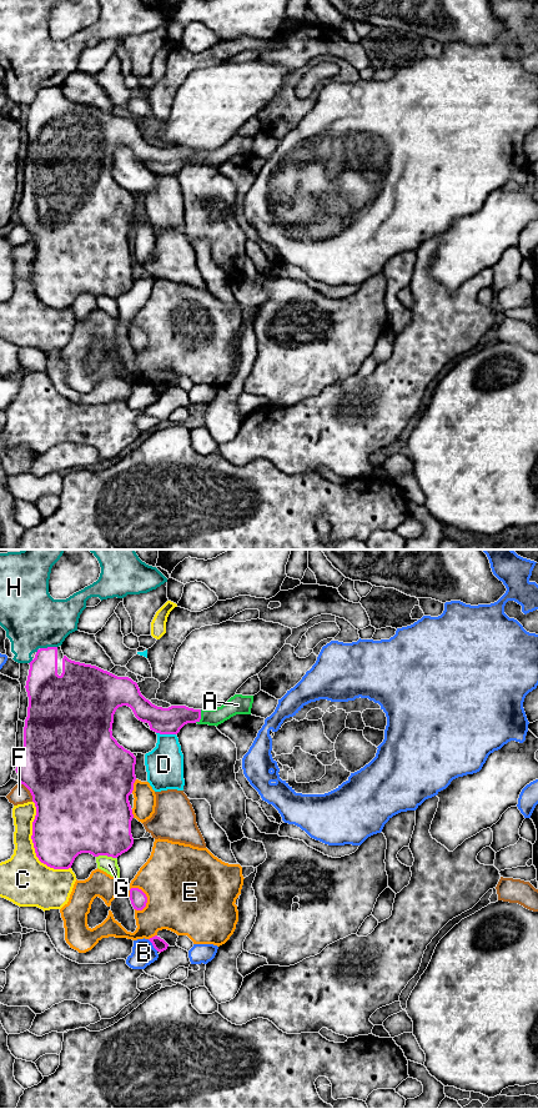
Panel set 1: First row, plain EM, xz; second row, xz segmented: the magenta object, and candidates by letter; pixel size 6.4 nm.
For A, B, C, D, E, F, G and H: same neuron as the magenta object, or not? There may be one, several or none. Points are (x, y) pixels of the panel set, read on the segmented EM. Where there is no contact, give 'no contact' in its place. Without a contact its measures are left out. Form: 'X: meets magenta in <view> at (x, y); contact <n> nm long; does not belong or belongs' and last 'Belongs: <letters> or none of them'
A: meets magenta in xz at (200, 717); contact 100 nm long; belongs
B: meets magenta in xz at (152, 944); contact 100 nm long; does not belong
C: meets magenta in xz at (34, 846); contact 500 nm long; does not belong
D: meets magenta in xz at (166, 733); contact 130 nm long; does not belong
E: meets magenta in xz at (146, 898); contact 170 nm long; does not belong
F: meets magenta in xz at (29, 789); contact 160 nm long; does not belong
G: meets magenta in xz at (106, 854); contact 130 nm long; does not belong
H: meets magenta in xz at (48, 647); contact 110 nm long; does not belong
Belongs: A

